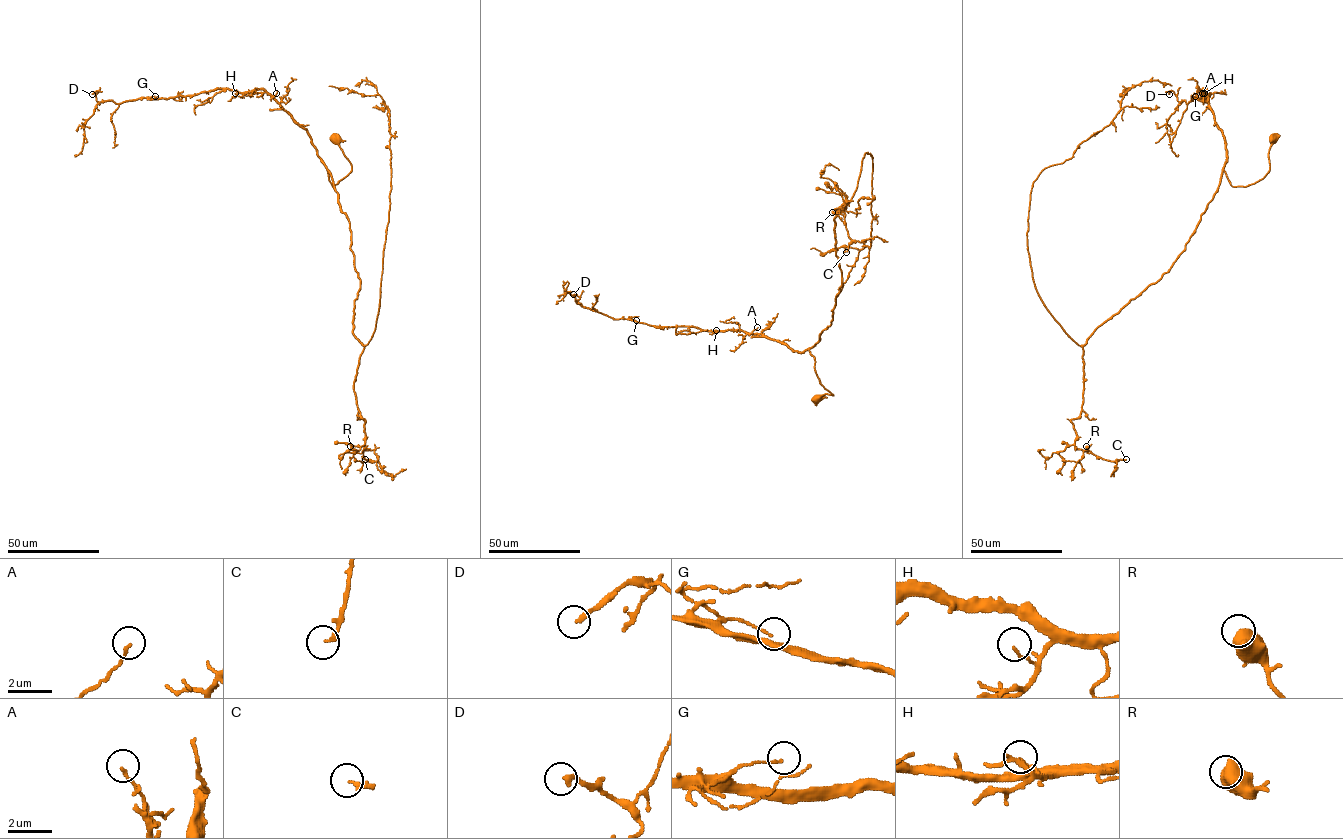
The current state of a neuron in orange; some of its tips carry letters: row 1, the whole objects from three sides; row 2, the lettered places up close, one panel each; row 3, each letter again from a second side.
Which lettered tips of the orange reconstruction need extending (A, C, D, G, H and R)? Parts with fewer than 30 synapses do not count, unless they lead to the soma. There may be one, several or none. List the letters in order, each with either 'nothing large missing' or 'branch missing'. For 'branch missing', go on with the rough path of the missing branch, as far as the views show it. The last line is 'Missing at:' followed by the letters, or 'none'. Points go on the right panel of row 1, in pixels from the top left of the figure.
A: nothing large missing
C: nothing large missing
D: nothing large missing
G: nothing large missing
H: nothing large missing
R: nothing large missing
Missing at: none

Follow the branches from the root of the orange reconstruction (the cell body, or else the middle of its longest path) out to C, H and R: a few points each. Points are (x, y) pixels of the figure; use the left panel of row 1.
C: (334, 138), (351, 166), (334, 186), (327, 172), (360, 279), (353, 333), (364, 349), (354, 391), (365, 459)
H: (334, 138), (351, 171), (333, 186), (308, 132), (271, 96), (262, 89), (235, 93)
R: (334, 138), (351, 166), (334, 186), (327, 172), (364, 347), (365, 448), (350, 446)

